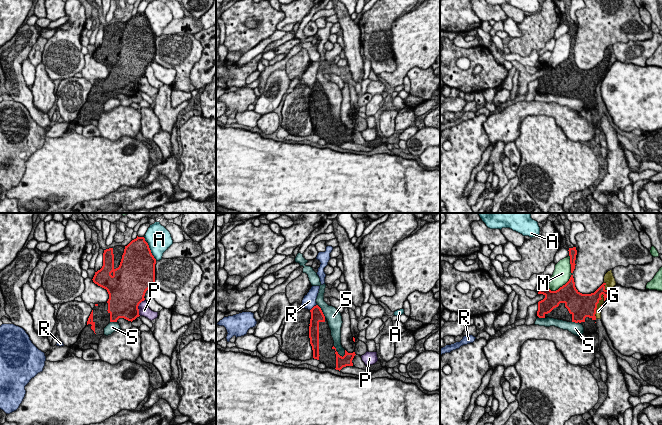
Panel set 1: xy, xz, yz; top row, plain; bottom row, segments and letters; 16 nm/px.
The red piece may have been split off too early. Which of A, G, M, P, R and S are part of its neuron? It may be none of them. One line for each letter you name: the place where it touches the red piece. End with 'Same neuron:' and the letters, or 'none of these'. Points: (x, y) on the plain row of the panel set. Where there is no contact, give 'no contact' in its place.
G: contact yz (596, 82)
Same neuron: G

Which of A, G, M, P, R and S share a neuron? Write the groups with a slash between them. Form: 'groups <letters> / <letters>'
groups A / G / M / P / R / S

